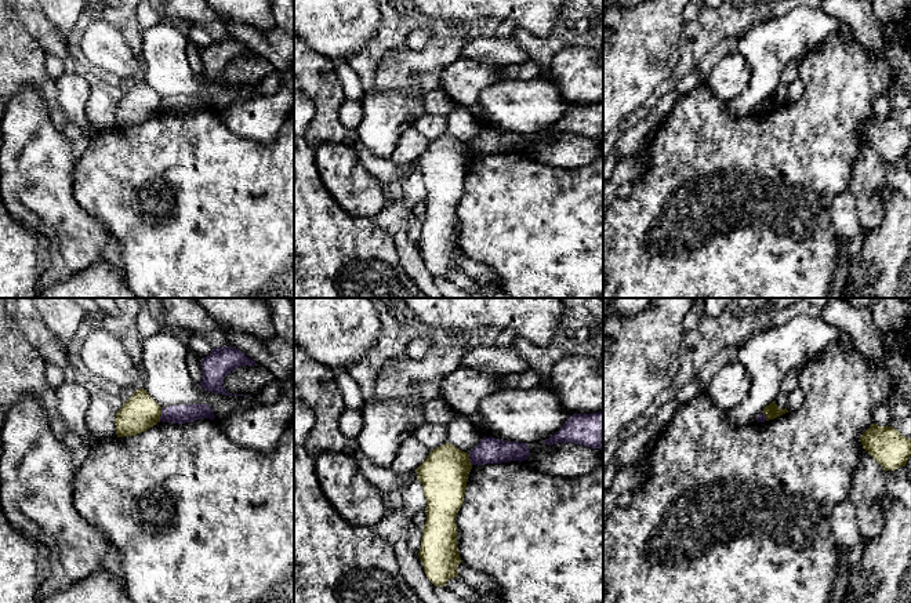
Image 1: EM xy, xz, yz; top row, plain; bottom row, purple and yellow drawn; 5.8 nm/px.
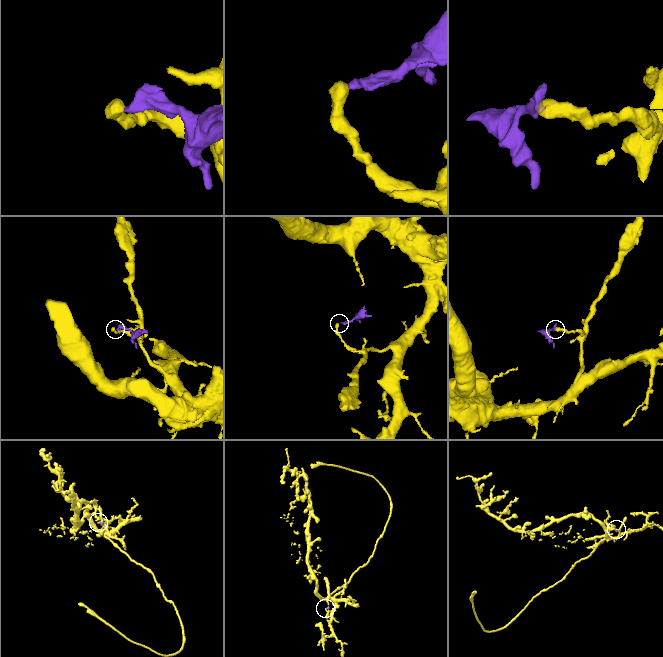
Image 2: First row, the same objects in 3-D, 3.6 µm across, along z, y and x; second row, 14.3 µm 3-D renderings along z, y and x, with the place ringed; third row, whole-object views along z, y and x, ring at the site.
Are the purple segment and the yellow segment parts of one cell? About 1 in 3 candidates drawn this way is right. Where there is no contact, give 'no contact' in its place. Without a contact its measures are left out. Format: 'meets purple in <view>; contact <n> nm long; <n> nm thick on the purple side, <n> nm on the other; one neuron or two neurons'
meets purple in xy; contact 70 nm long; 110 nm thick on the purple side, 200 nm on the other; two neurons

